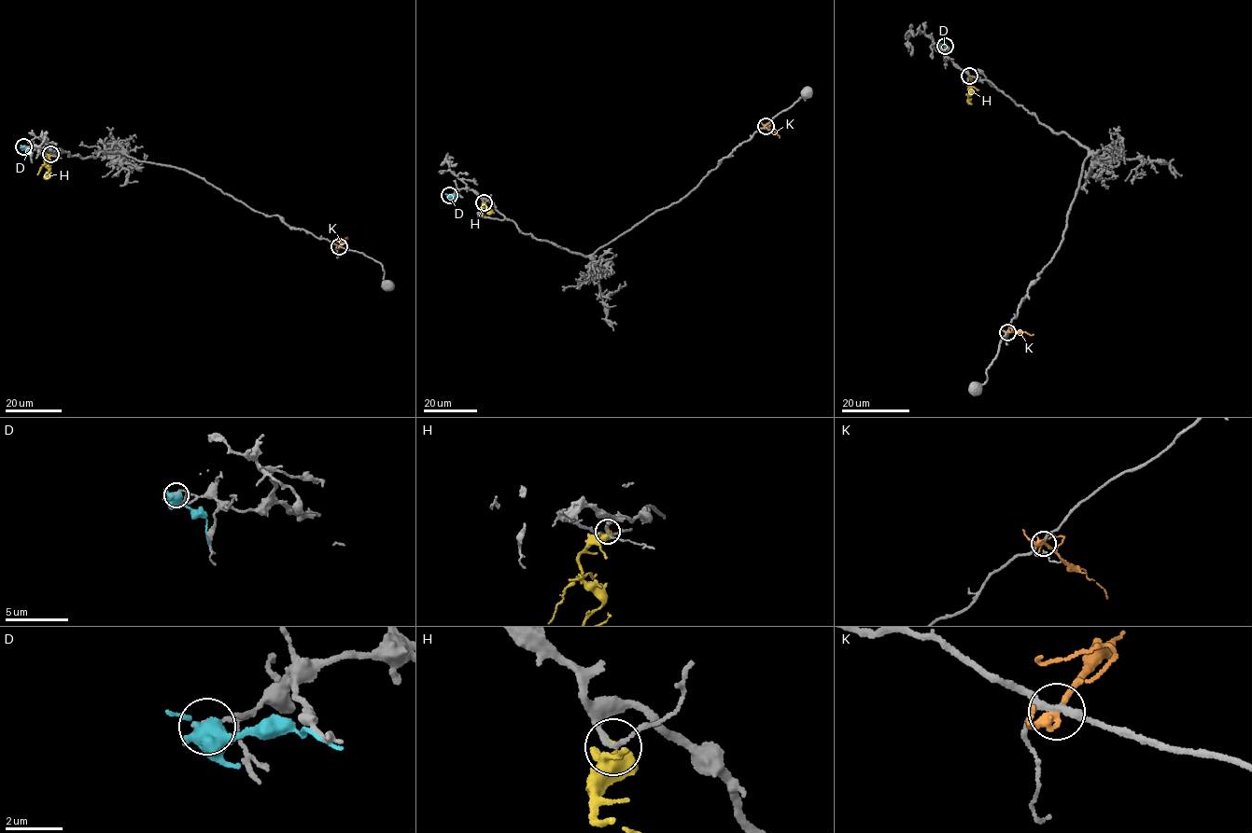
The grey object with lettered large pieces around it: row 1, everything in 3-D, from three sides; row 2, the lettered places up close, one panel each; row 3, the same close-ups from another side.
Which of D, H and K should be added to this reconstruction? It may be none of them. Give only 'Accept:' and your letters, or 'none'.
Accept: H

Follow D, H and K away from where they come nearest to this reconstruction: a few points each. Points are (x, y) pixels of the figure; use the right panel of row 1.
D: (945, 46), (947, 65)
H: (969, 76), (969, 101), (971, 98)
K: (1007, 332), (1033, 334)

